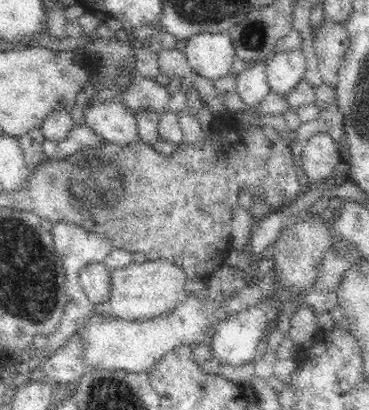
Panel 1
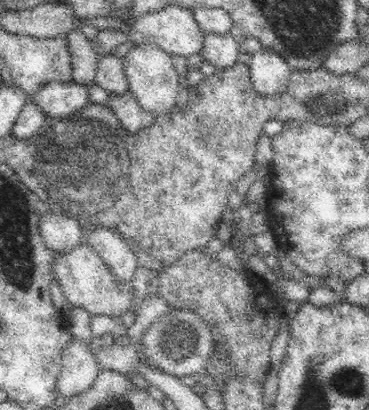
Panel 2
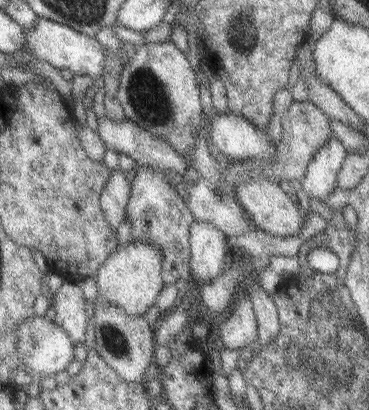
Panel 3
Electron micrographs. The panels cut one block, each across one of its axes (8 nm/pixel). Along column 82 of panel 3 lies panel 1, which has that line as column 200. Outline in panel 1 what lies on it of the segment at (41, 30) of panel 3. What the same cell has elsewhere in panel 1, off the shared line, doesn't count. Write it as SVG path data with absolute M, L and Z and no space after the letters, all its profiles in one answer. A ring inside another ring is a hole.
M198 34L186 40L184 56L196 76L218 80L232 74L232 64L238 58L228 34Z

